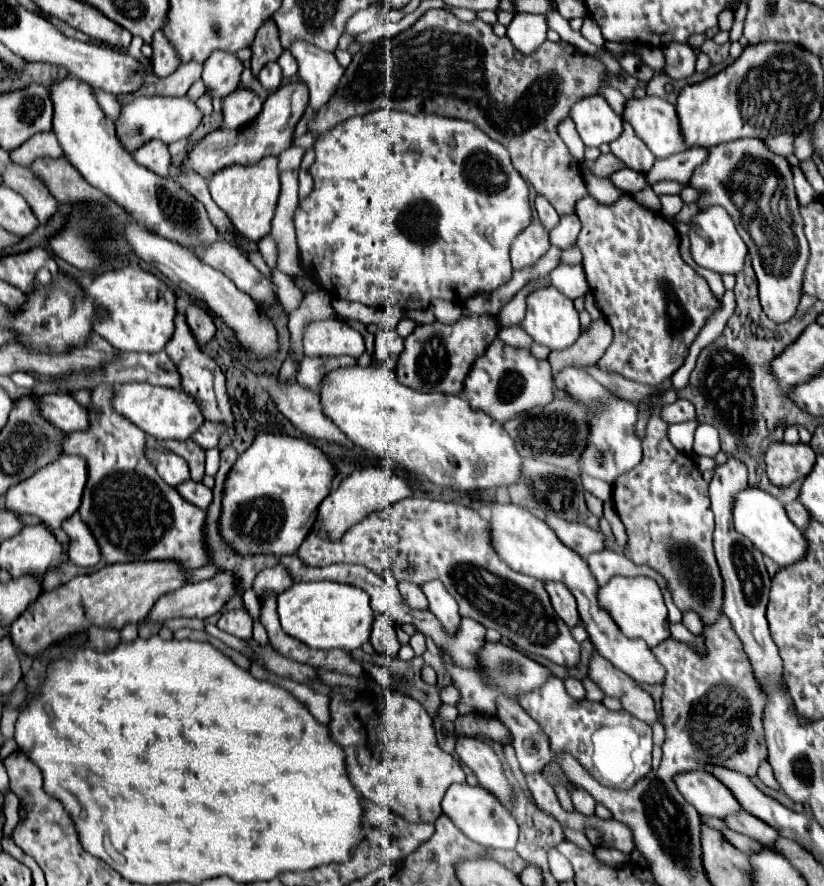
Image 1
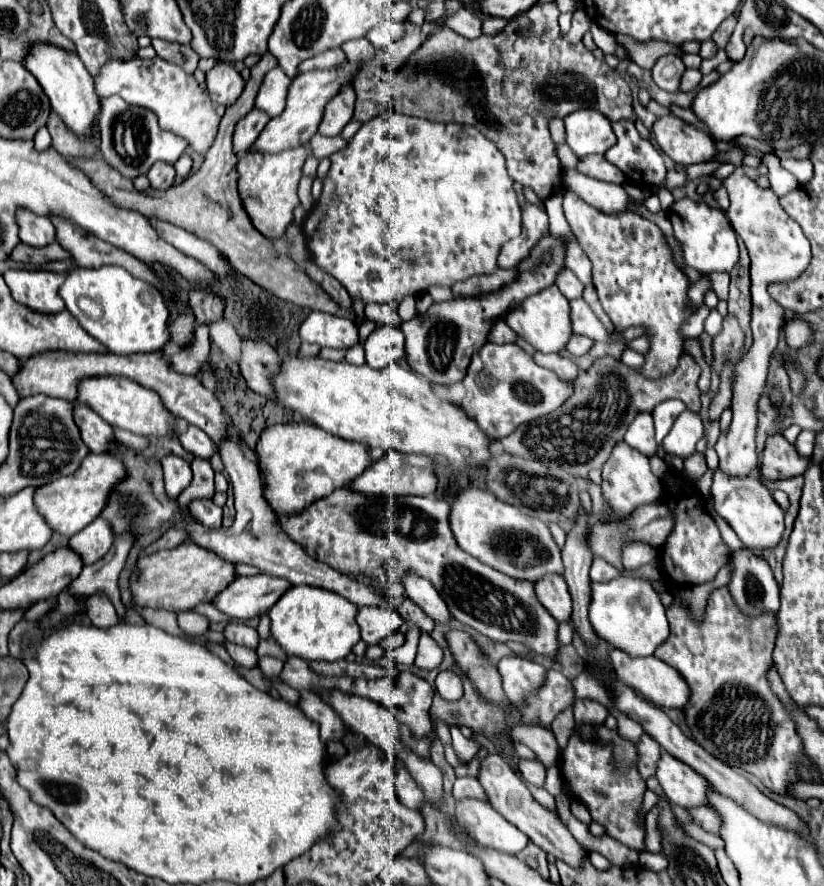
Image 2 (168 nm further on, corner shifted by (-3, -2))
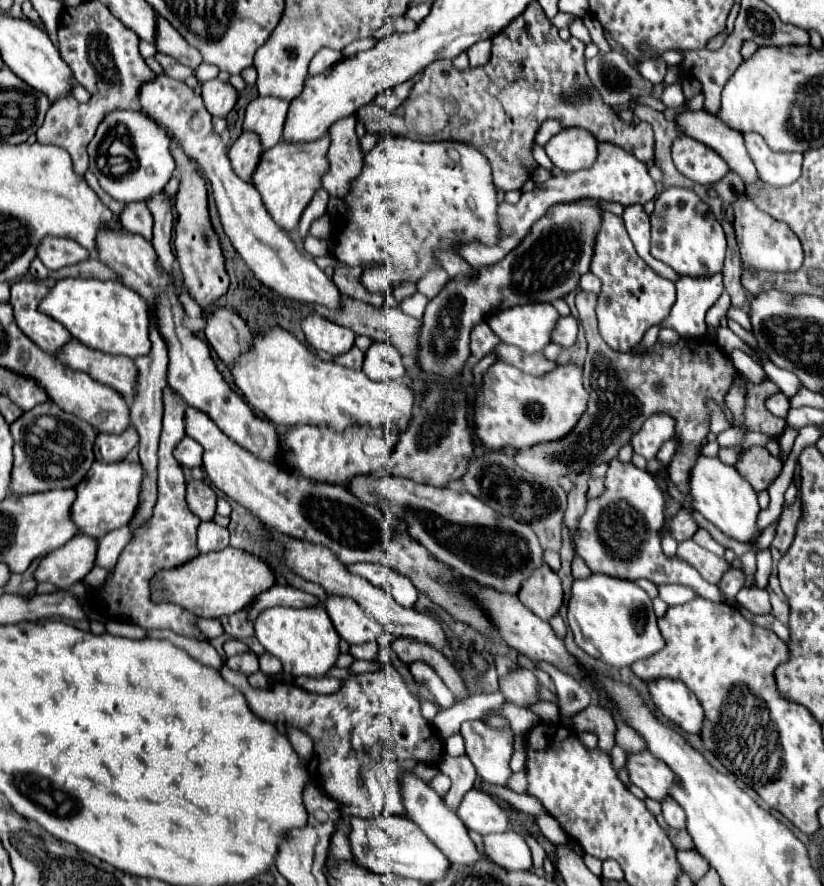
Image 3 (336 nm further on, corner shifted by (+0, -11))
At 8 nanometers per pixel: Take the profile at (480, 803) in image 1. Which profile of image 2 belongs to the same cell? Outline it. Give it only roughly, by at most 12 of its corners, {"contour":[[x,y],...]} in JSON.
{"contour":[[457,800],[479,846],[517,854],[529,842],[487,800]]}

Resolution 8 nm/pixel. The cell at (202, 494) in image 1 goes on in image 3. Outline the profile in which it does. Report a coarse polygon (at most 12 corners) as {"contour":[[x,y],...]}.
{"contour":[[200,523],[200,553],[220,551],[228,545],[228,529]]}

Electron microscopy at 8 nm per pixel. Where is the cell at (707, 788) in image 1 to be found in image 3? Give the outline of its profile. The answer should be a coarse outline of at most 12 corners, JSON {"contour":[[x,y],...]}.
{"contour":[[628,753],[630,783],[662,801],[674,773],[650,753]]}

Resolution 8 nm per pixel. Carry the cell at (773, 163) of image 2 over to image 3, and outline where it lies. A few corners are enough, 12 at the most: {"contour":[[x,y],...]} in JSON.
{"contour":[[706,111],[676,113],[682,135],[718,151],[744,183],[760,179],[742,133]]}

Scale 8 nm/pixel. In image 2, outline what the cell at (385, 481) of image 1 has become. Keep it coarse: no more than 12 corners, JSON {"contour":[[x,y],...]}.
{"contour":[[389,450],[349,488],[433,496],[433,460]]}

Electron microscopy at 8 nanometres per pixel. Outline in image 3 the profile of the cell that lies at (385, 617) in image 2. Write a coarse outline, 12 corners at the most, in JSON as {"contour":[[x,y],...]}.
{"contour":[[328,595],[324,605],[350,645],[376,641],[382,627],[352,599]]}

